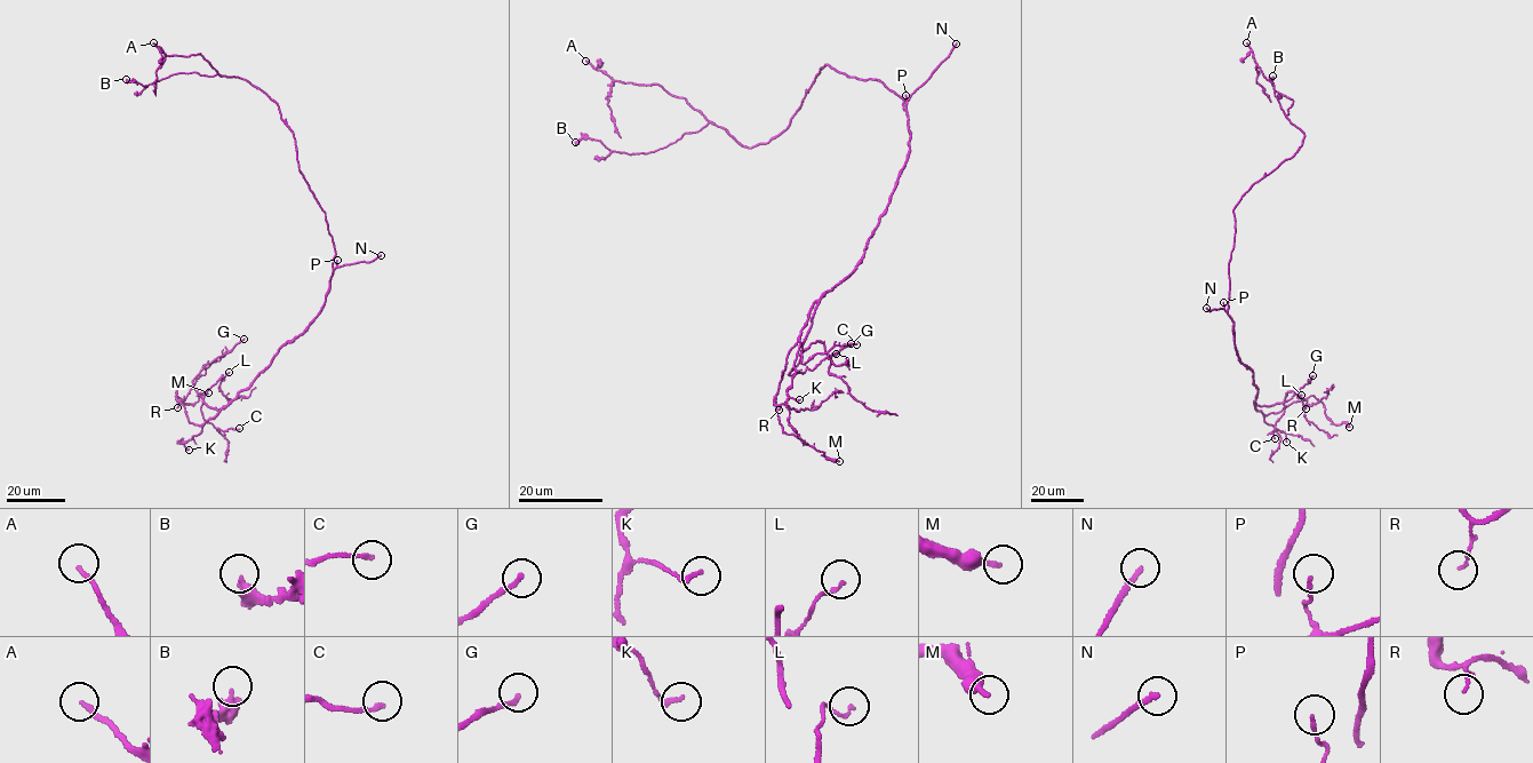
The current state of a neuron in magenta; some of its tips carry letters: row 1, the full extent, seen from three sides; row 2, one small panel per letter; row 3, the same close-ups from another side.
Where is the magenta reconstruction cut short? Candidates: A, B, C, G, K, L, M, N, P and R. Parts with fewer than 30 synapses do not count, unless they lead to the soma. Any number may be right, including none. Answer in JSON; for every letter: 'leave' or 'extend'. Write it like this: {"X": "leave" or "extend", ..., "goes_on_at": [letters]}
{"A": "extend", "B": "leave", "C": "leave", "G": "leave", "K": "leave", "L": "leave", "M": "leave", "N": "extend", "P": "leave", "R": "leave", "goes_on_at": ["A", "N"]}

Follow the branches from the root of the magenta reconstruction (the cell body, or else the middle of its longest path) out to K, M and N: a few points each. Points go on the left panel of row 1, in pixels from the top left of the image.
K: (335, 255), (320, 314), (304, 333), (280, 348), (249, 387), (206, 421), (201, 432), (182, 443), (189, 450)
M: (335, 255), (325, 306), (306, 331), (218, 415), (190, 423), (176, 390), (188, 404), (208, 392)
N: (335, 255), (333, 270), (381, 255)

